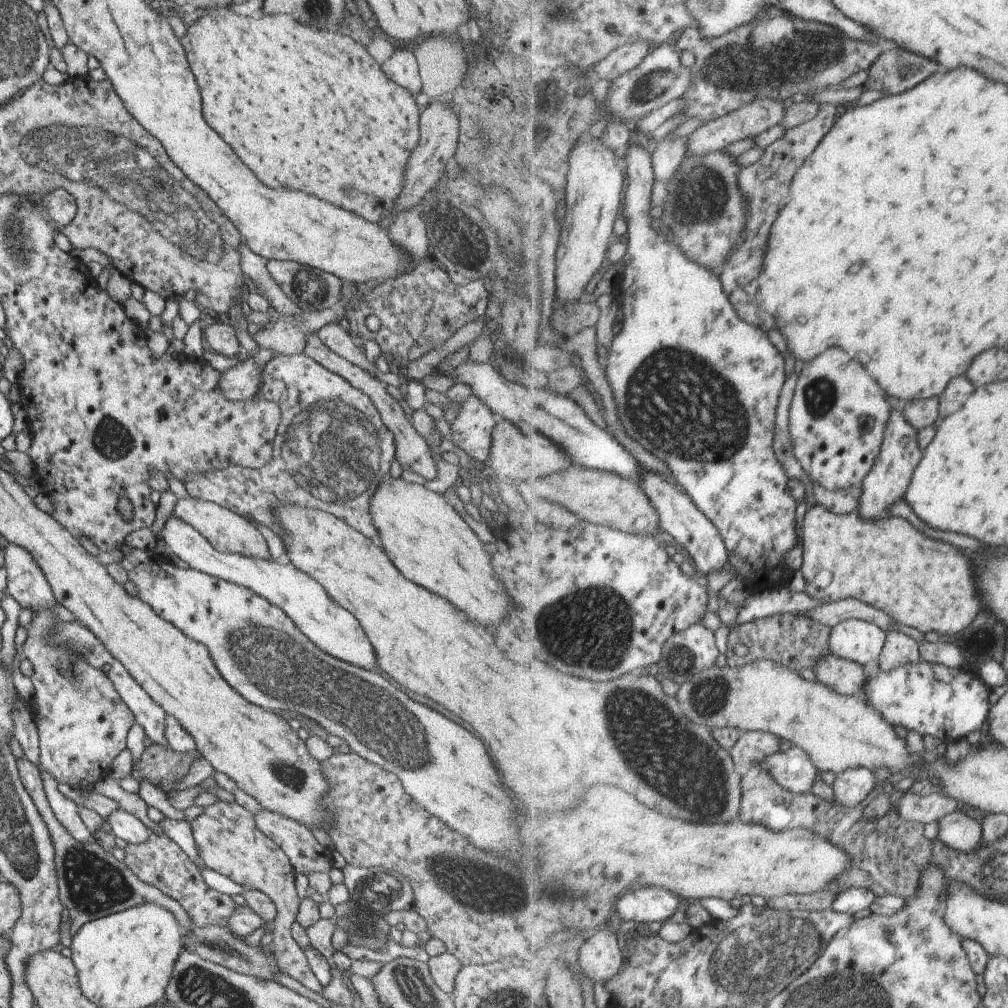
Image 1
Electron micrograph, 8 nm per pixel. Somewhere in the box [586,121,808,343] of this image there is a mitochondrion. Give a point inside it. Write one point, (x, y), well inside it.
(701, 196)

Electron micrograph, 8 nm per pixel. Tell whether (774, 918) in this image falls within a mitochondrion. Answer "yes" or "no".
yes

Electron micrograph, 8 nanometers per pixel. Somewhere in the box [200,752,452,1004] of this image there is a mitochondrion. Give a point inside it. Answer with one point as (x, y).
(377, 891)

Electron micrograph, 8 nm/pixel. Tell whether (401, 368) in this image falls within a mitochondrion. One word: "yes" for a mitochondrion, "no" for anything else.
no

